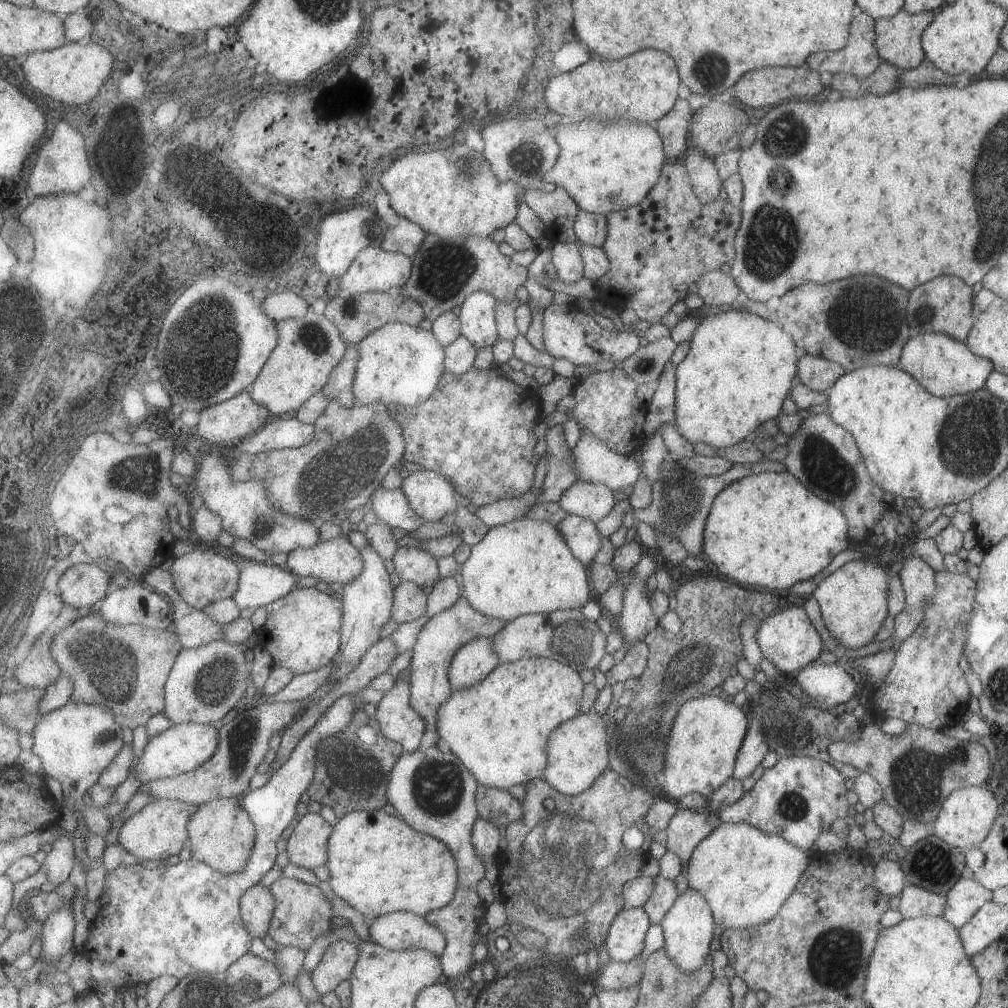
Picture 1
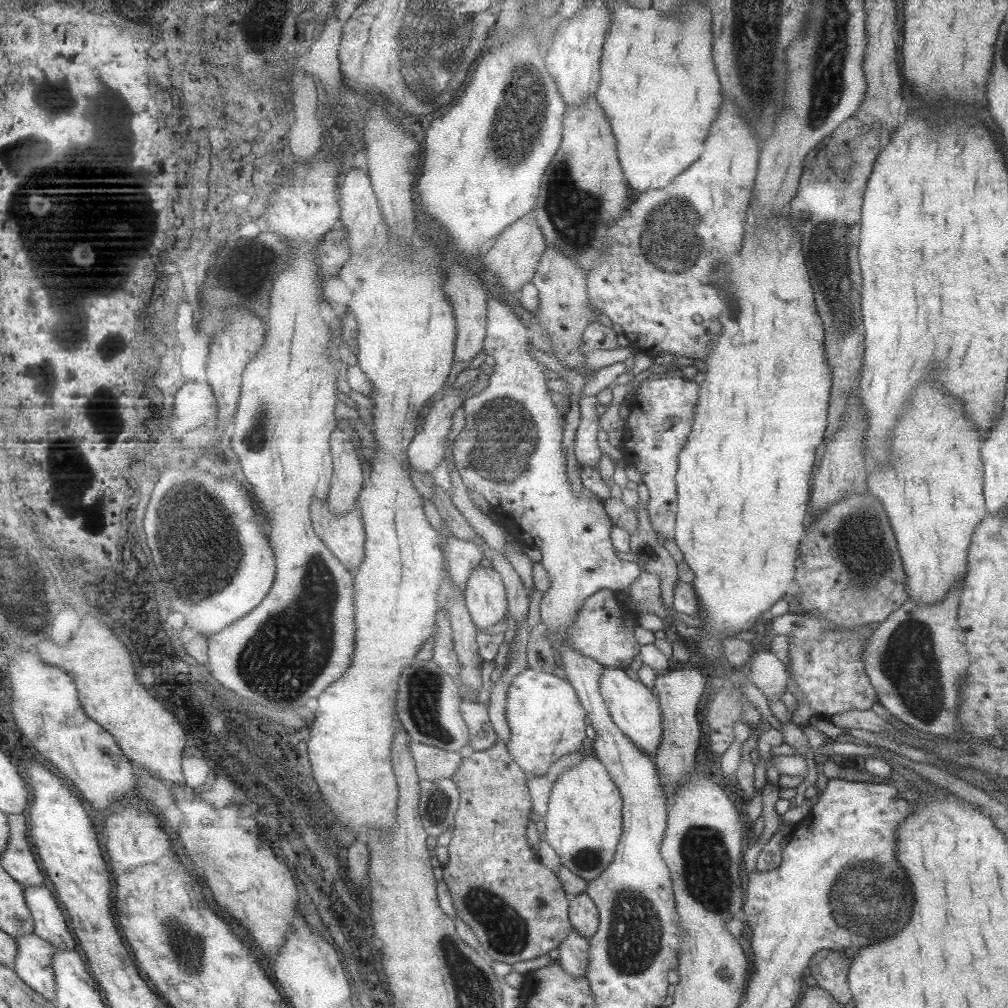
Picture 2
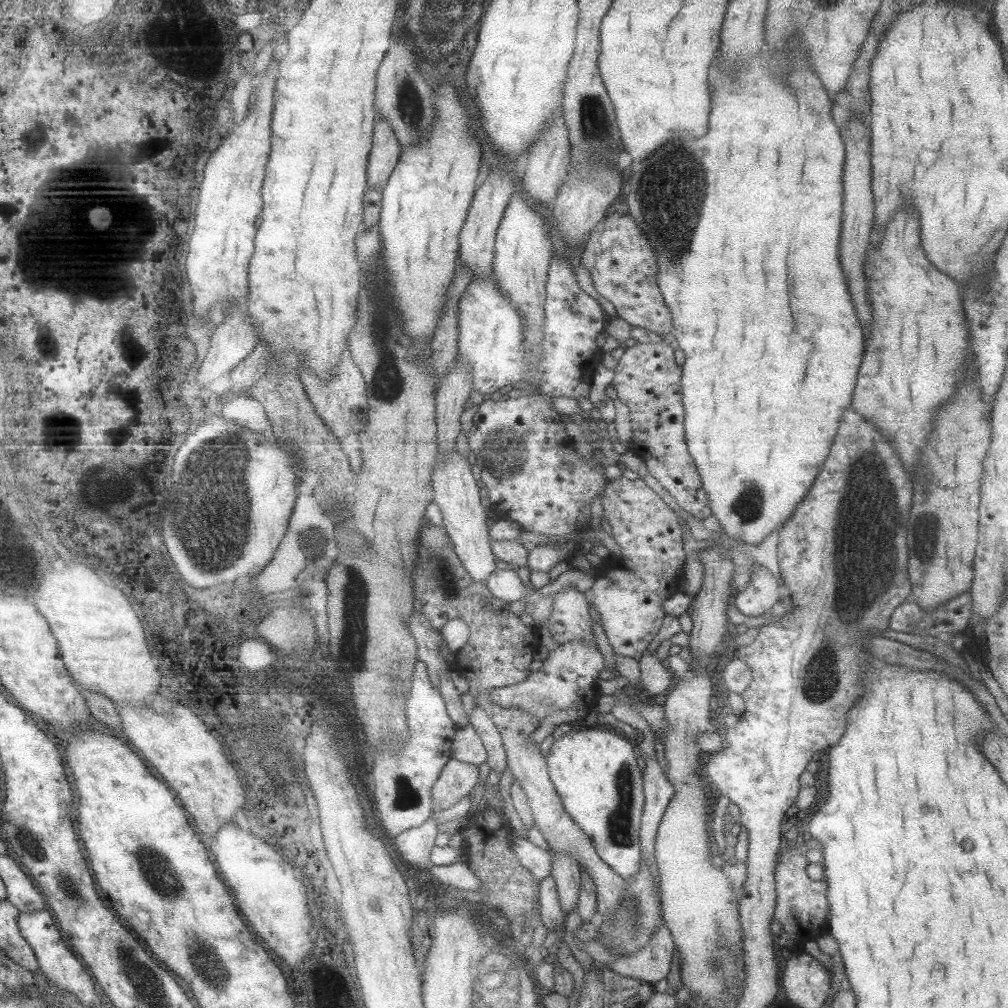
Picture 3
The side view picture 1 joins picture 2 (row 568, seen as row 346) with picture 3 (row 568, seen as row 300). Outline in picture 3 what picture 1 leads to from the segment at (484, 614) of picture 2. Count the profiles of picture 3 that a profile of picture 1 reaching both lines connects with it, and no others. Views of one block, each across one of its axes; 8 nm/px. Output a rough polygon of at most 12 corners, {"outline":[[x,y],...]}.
{"outline":[[438,454],[444,528],[475,582],[498,569],[471,457]]}

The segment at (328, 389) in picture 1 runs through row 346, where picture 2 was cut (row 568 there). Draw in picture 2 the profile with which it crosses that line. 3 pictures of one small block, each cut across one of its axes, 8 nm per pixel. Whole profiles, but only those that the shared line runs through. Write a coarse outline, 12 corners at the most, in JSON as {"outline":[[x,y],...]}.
{"outline":[[312,506],[317,535],[345,568],[366,560],[360,508],[333,514]]}

